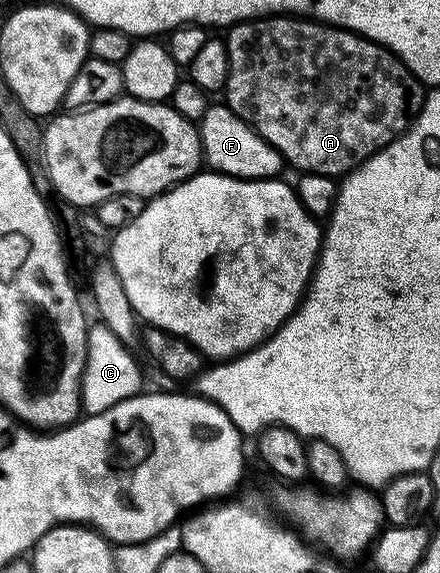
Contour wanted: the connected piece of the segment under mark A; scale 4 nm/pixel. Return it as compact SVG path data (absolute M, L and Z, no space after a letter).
M233 25L223 33L225 47L229 52L229 74L223 90L224 104L236 117L241 117L254 129L263 140L275 151L279 151L286 162L289 161L301 173L318 173L324 177L340 178L346 170L357 168L365 158L388 145L394 137L405 132L410 121L420 110L423 100L423 86L410 73L400 57L388 53L383 47L375 43L356 37L354 33L344 33L342 30L326 27L326 29L312 29L309 25Z

